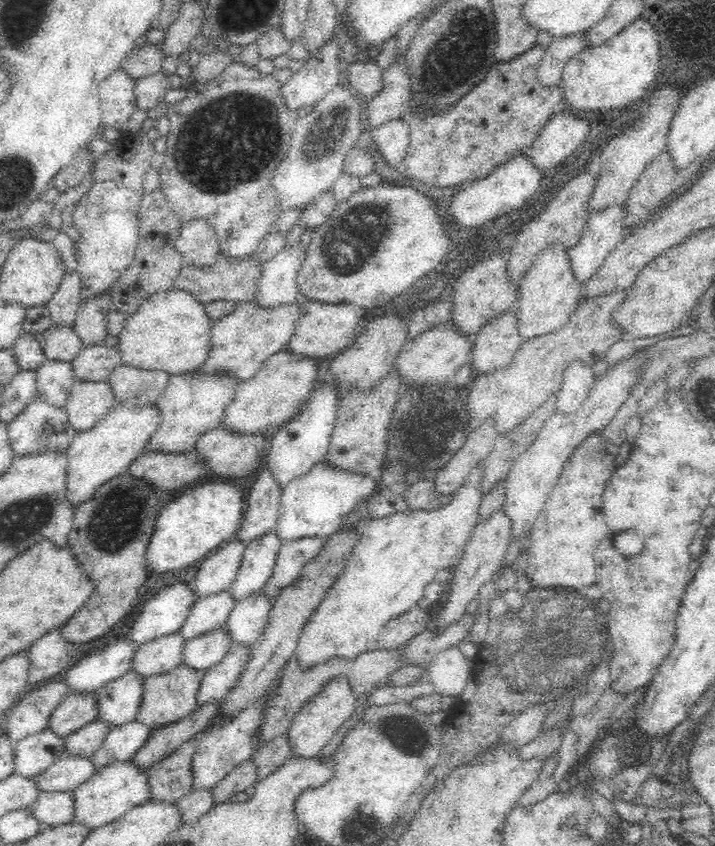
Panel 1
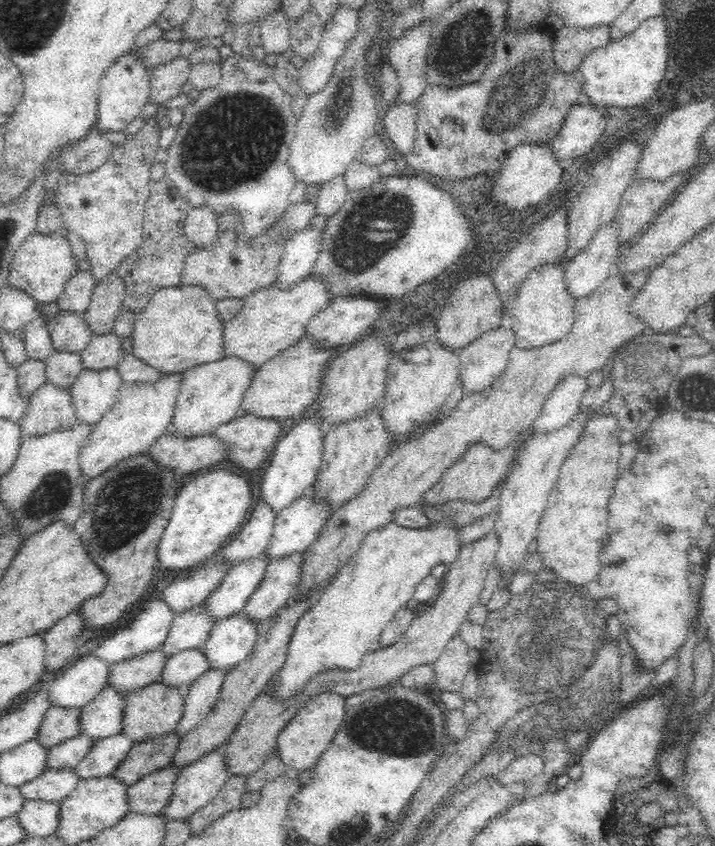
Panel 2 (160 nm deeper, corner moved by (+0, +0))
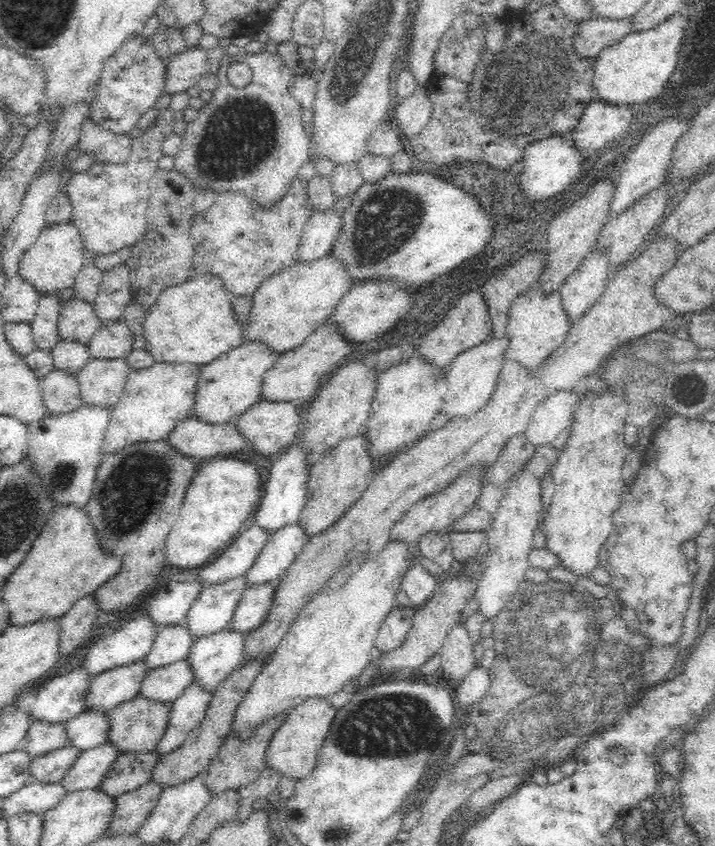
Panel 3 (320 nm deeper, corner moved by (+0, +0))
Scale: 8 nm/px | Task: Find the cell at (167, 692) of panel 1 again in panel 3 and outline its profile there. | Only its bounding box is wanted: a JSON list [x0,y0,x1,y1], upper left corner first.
[108,694,172,752]

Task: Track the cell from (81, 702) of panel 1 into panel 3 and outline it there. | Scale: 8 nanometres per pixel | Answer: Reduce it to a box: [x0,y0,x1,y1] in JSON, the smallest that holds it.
[21,719,70,757]

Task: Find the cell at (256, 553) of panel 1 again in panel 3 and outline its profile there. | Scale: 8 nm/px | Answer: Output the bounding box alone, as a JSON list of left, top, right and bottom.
[186,574,248,638]

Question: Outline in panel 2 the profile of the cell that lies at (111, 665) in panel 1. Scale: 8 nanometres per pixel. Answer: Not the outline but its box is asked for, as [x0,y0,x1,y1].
[48,655,112,706]

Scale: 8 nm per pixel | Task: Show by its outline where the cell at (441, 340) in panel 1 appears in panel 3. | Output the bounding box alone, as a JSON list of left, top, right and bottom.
[362,354,449,459]

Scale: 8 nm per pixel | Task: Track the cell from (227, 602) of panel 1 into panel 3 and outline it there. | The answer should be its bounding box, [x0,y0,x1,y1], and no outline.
[144,623,197,670]

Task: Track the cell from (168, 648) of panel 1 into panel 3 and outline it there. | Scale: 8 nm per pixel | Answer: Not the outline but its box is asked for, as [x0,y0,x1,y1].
[86,661,148,711]

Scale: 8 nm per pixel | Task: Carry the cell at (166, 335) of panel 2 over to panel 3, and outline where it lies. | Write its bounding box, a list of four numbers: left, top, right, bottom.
[142,274,243,366]

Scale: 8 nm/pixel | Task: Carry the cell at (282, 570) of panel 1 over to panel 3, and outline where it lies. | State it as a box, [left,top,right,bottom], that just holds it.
[229,578,281,633]

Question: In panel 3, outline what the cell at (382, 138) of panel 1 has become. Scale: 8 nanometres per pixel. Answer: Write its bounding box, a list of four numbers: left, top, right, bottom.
[391,87,432,139]

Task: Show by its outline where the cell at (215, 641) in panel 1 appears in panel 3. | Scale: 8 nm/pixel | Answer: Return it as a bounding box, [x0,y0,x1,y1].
[140,659,194,701]

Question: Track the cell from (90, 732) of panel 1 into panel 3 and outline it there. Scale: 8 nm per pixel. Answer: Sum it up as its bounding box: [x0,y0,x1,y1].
[32,743,83,781]

